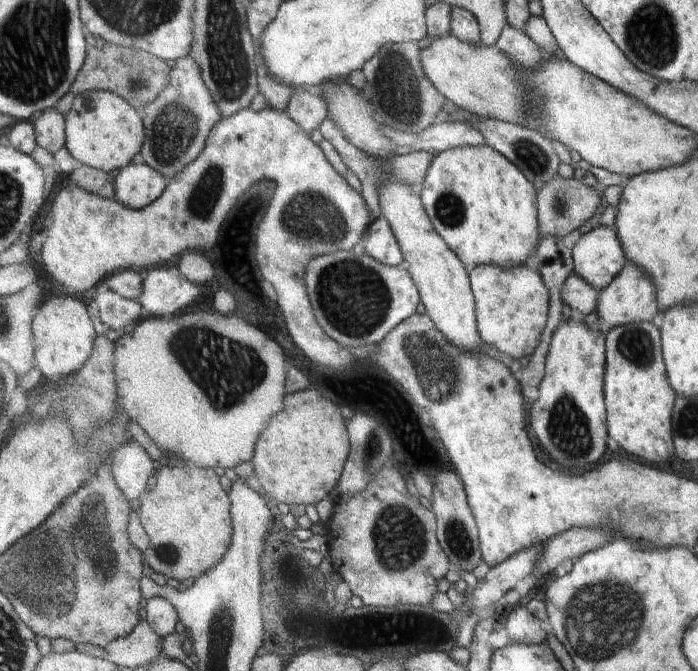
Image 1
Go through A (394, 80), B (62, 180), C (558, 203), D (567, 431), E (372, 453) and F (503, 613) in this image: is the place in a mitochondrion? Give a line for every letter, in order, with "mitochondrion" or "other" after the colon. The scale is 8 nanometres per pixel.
A: mitochondrion
B: other
C: mitochondrion
D: mitochondrion
E: mitochondrion
F: other

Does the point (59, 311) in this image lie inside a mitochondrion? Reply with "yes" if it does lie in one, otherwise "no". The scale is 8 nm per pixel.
no

